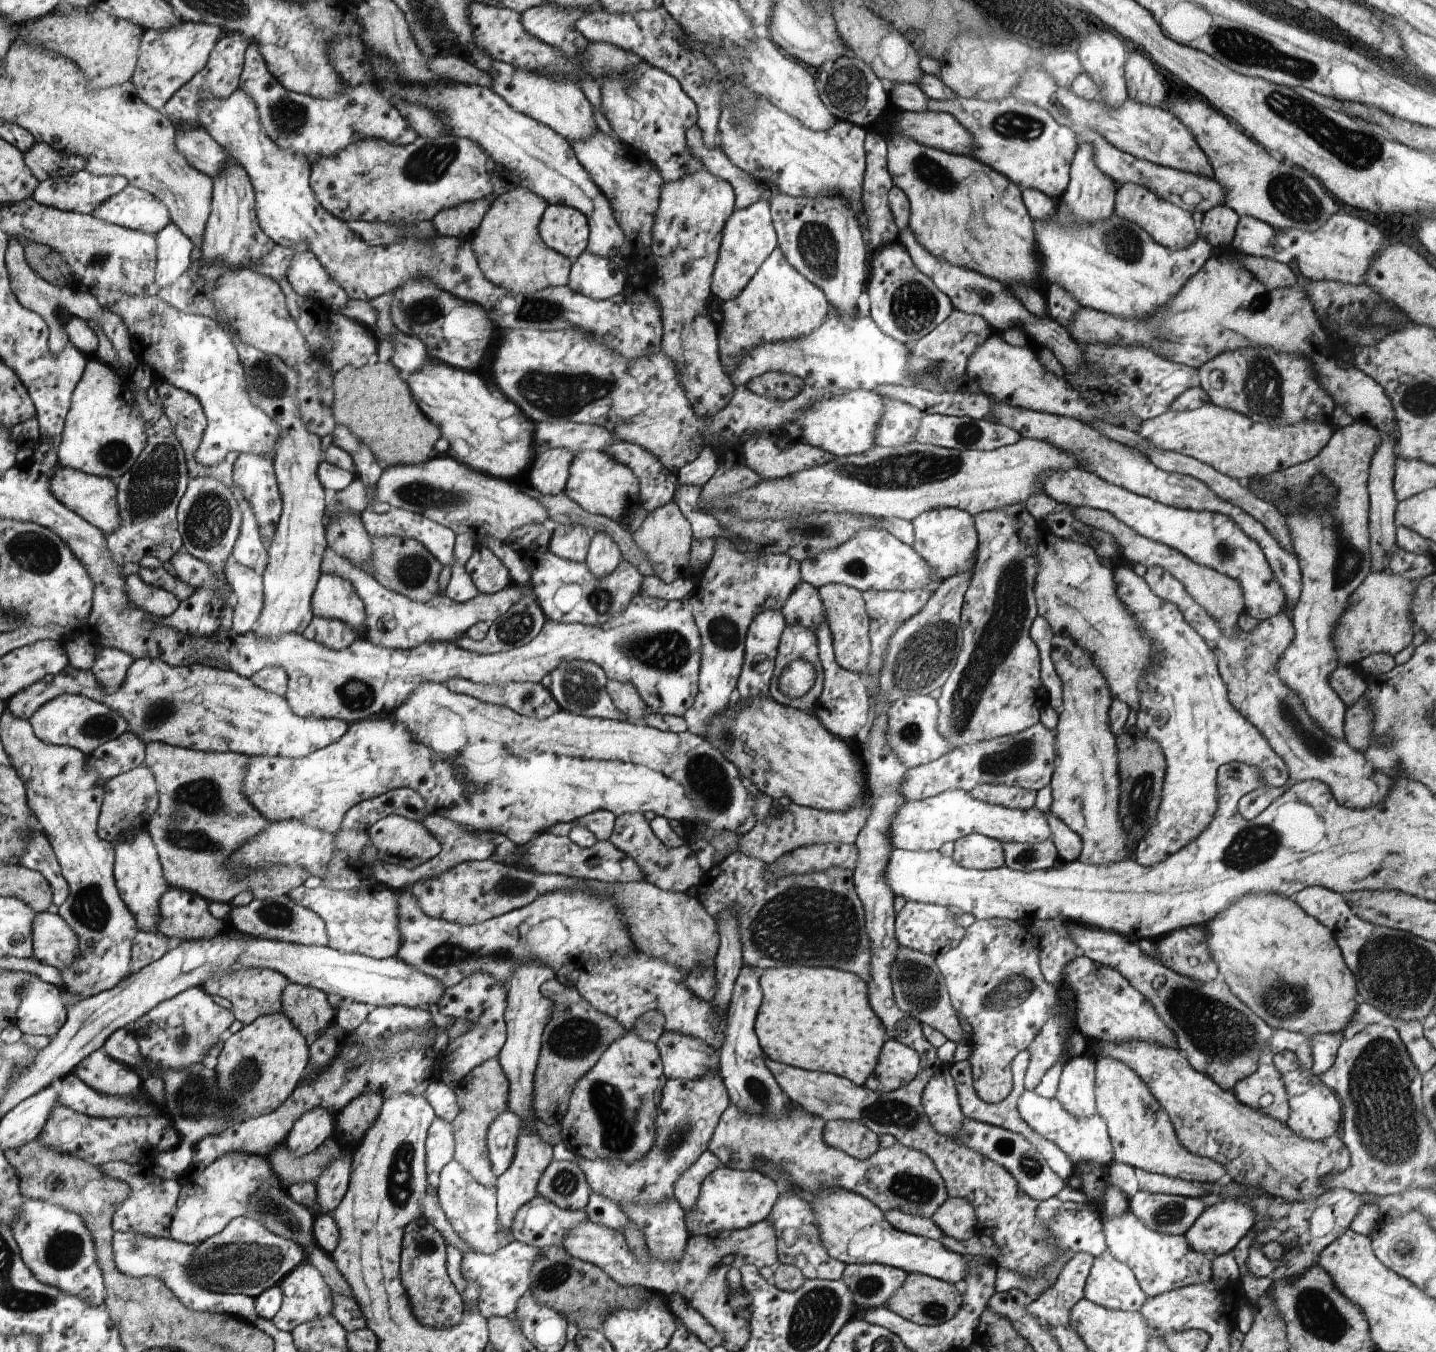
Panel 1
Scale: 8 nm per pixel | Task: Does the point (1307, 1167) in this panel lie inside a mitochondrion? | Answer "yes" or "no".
no

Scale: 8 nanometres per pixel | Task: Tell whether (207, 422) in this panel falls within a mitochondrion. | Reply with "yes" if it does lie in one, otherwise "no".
no

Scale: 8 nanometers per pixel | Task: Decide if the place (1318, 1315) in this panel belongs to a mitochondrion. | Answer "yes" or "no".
yes

